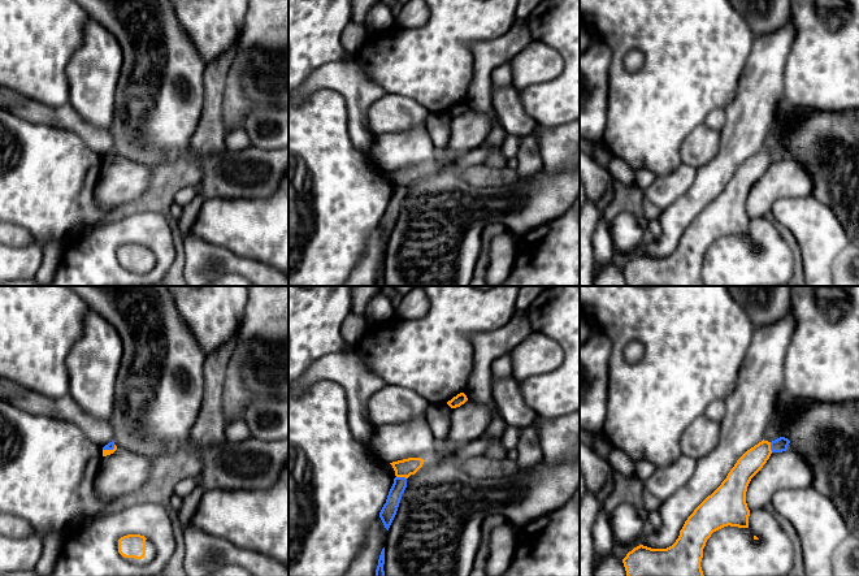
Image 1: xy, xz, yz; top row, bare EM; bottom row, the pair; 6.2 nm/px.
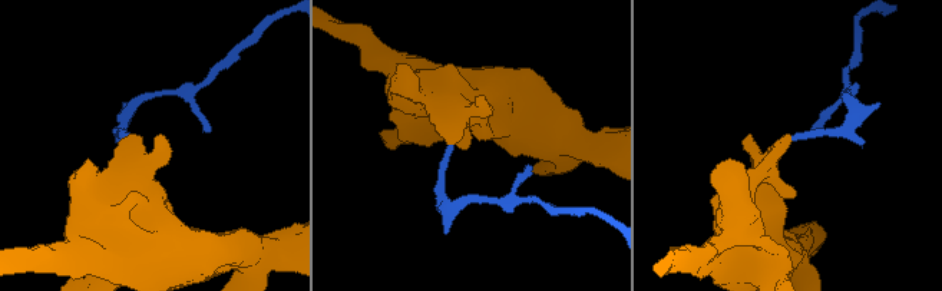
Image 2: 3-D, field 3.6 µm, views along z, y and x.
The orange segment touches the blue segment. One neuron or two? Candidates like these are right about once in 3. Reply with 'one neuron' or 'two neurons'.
two neurons

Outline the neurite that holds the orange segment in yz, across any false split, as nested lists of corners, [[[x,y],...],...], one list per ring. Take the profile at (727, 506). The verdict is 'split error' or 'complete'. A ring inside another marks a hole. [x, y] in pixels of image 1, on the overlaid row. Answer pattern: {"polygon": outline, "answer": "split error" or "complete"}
{"polygon": [[[762,441],[747,450],[734,464],[721,485],[687,517],[676,542],[667,549],[634,547],[622,559],[626,576],[704,576],[700,562],[711,534],[724,527],[749,528],[750,510],[746,491],[751,478],[763,468],[772,454],[771,442]]], "answer": "complete"}

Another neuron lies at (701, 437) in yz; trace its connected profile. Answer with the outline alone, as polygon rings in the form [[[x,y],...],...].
[[[699,416],[681,437],[681,452],[697,462],[712,451],[719,443],[720,423]]]

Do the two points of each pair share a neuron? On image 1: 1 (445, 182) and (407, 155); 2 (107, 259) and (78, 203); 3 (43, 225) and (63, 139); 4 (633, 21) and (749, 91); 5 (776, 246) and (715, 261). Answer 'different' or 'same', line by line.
1: different
2: different
3: same
4: different
5: same

